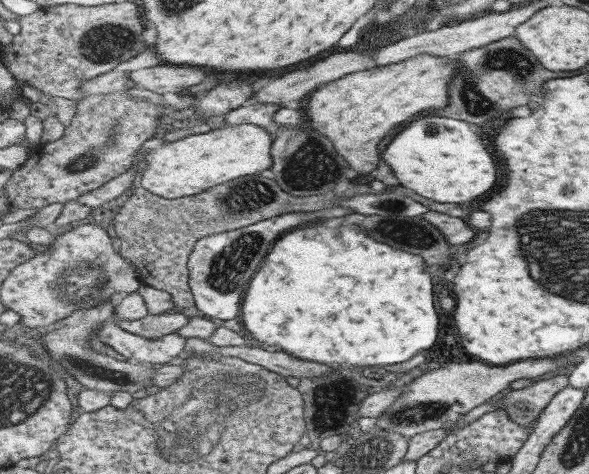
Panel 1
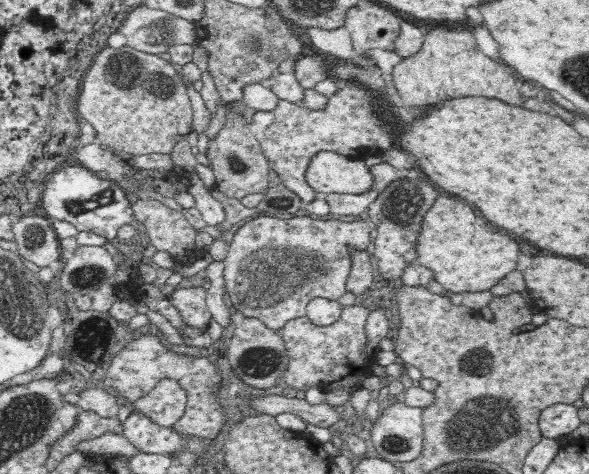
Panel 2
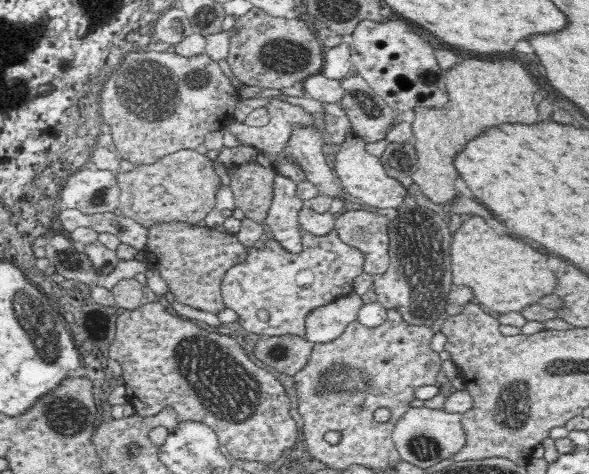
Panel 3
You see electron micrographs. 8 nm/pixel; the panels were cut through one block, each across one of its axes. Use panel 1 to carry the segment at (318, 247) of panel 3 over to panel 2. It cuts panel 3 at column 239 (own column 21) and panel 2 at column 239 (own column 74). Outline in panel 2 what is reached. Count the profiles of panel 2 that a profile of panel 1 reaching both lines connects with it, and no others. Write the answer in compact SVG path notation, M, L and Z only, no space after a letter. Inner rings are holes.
M262 214L259 217L254 216L240 226L240 228L234 229L228 237L229 248L227 250L227 255L223 260L225 264L225 292L228 294L232 306L234 306L238 312L242 312L245 318L254 318L262 321L270 329L281 330L284 326L287 326L288 322L307 316L307 305L310 300L314 300L316 297L324 297L328 300L337 301L341 296L344 296L344 293L347 292L347 274L351 267L351 260L349 259L349 252L347 250L349 246L367 250L368 243L372 242L372 236L370 236L370 232L372 231L374 231L374 226L369 221L363 219L344 222L338 219L323 220L312 219L304 216L291 216L287 219L282 219L280 216L269 216L266 214Z

